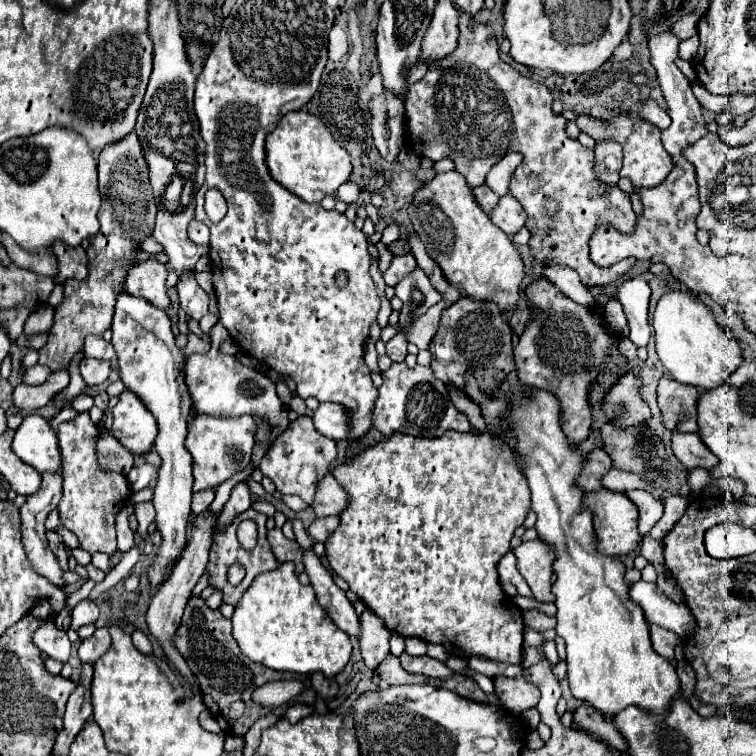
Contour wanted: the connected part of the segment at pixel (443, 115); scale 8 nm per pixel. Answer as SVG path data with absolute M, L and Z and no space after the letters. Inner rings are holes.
M460 16L460 36L458 36L458 48L452 52L452 56L446 56L440 60L440 64L432 64L428 68L426 76L412 84L406 96L406 138L414 142L414 148L410 148L420 158L430 160L442 160L450 158L456 166L456 170L466 178L466 184L470 188L476 188L484 184L486 174L494 164L500 162L502 156L508 152L522 154L522 164L516 168L512 180L510 180L510 194L520 202L520 206L526 212L526 228L530 230L532 238L528 242L532 258L542 266L562 264L578 272L580 282L588 288L604 288L612 284L614 280L622 278L628 270L634 268L634 258L622 260L610 268L596 268L596 264L588 258L588 240L598 224L612 224L620 232L630 232L636 222L636 214L632 210L630 197L622 192L618 186L602 184L594 176L594 150L582 146L578 140L568 138L566 134L566 118L554 116L552 112L552 92L538 84L532 78L524 78L520 72L516 72L512 66L504 64L498 54L498 44L494 40L494 32L490 26L482 26L476 22L474 28L468 28L468 22L472 22L472 16ZM546 202L556 204L556 214L548 216L544 212Z

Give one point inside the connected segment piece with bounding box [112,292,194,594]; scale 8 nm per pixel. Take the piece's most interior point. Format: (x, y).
(151, 365)

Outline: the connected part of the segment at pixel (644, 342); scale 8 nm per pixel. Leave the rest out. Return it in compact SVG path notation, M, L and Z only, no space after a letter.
M648 274L632 278L622 282L618 288L616 298L630 324L630 340L636 346L648 346L650 342L650 326L648 326L648 300L650 300L650 286L648 286Z

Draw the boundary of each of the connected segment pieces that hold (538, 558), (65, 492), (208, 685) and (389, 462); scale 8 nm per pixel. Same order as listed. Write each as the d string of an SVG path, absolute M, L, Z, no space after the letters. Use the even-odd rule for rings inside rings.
M542 540L520 542L514 548L516 568L532 588L532 598L538 602L554 602L550 592L552 586L552 564L556 560L556 552Z
M88 412L78 414L74 420L60 424L58 442L62 450L62 500L58 504L60 524L74 532L80 540L80 548L86 552L112 554L116 548L116 514L122 510L130 488L126 476L102 472L96 464L98 426L90 420Z
M190 598L182 616L182 624L174 636L174 644L184 656L192 674L198 678L202 700L206 708L212 712L212 716L218 720L220 730L224 734L244 736L258 718L272 712L272 708L260 706L252 700L252 692L258 686L270 680L294 680L294 674L290 672L272 672L270 668L264 668L262 664L248 660L248 656L242 654L236 640L232 638L232 622L226 620L220 614L220 610L212 612L202 598ZM236 700L242 700L246 704L246 710L238 720L228 720L228 708Z
M448 432L440 438L412 438L408 434L394 434L392 438L386 438L378 442L376 446L364 450L358 454L350 466L336 466L332 470L332 476L346 488L350 496L348 508L340 514L340 528L326 540L326 556L332 570L346 580L350 590L366 602L366 606L380 616L388 630L408 638L416 636L420 640L440 644L450 656L470 658L470 656L482 656L488 660L498 662L510 662L520 664L522 660L522 642L524 642L524 622L522 622L522 610L514 604L512 598L504 594L500 588L496 566L500 558L510 550L510 542L514 536L514 530L522 526L528 510L530 510L530 488L524 478L524 474L516 468L512 452L508 446L500 444L502 440L496 440L490 432Z

